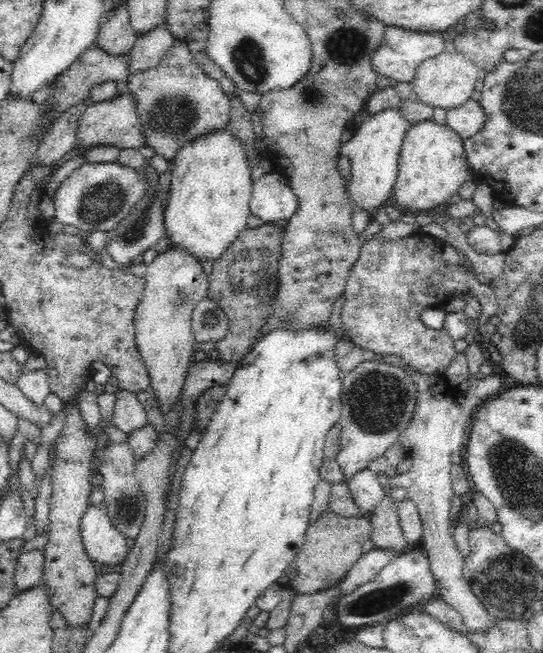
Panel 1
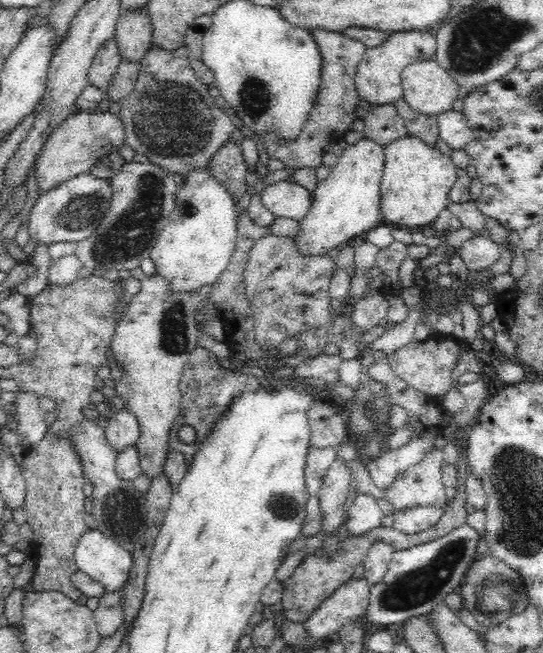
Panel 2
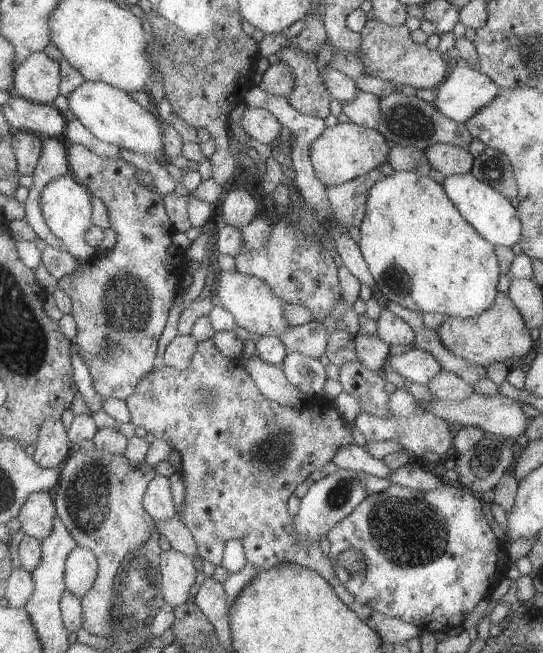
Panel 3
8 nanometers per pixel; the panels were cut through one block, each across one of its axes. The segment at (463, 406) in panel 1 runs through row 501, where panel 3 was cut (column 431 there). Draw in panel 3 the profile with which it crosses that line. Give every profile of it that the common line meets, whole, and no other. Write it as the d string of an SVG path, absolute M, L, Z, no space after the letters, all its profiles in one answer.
M408 386L399 388L388 396L389 416L379 419L366 413L359 413L353 421L356 428L365 438L367 443L378 441L397 441L402 450L410 454L414 461L420 461L420 456L424 452L443 454L452 450L452 438L454 429L447 425L445 421L433 415L430 411L425 411L420 401L409 394Z

